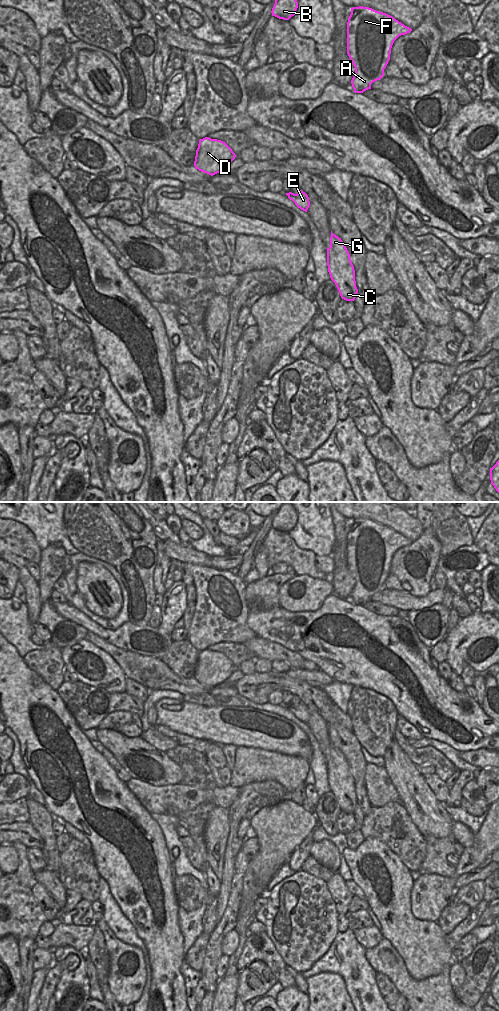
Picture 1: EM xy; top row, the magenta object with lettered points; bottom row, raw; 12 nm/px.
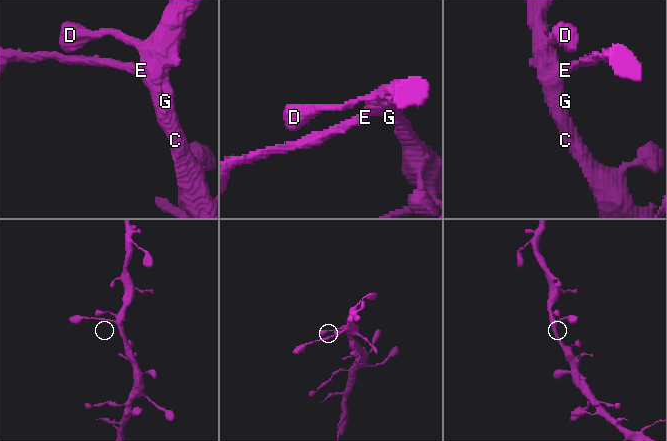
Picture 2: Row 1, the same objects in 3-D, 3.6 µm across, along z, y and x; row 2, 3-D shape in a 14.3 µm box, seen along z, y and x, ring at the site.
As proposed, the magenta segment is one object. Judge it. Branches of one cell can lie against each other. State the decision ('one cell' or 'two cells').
one cell

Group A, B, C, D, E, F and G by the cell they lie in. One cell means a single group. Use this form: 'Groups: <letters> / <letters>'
Groups: A B C D E F G.

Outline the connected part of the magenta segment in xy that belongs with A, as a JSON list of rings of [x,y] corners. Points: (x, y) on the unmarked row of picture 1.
[[[353,519],[347,534],[347,566],[355,579],[351,592],[355,605],[371,601],[371,596],[384,588],[394,553],[412,543],[394,529],[369,519]]]

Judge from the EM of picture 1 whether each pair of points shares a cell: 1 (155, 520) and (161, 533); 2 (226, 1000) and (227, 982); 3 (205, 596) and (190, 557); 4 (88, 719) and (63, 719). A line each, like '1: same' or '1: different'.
1: same
2: same
3: different
4: different

